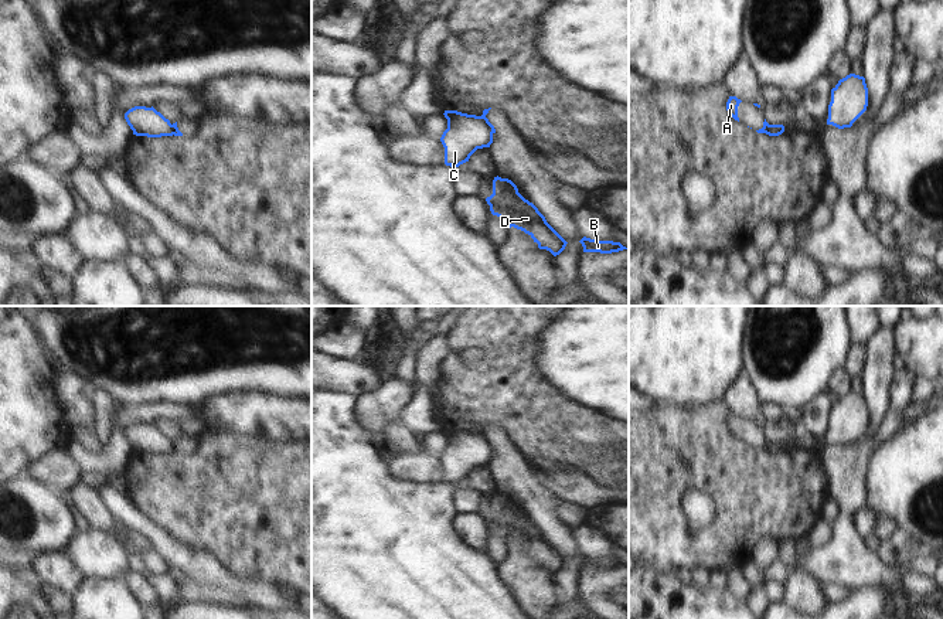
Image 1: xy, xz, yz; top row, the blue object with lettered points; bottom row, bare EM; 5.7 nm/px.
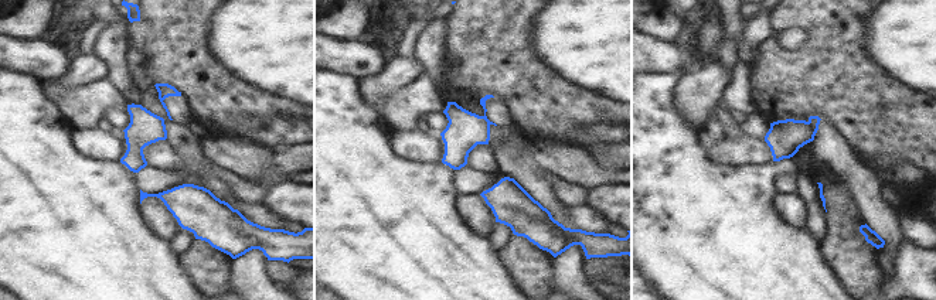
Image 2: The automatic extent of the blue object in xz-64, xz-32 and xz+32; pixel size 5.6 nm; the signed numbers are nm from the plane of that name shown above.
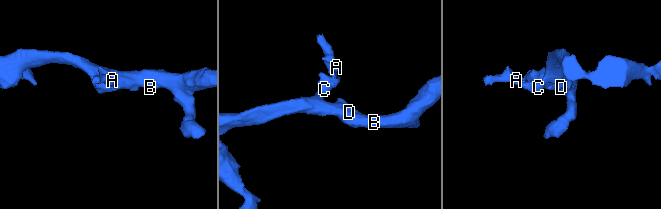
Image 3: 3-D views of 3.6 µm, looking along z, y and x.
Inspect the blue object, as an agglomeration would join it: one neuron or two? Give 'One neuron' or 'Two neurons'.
Two neurons

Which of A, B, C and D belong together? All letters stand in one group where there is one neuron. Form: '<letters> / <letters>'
A / B C D

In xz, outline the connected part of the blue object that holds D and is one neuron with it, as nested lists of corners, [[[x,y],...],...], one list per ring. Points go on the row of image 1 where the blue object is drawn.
[[[494,177],[493,194],[486,201],[493,215],[504,220],[510,228],[528,234],[539,249],[547,249],[554,256],[565,249],[568,242],[547,222],[537,207],[518,193],[511,180]]]

